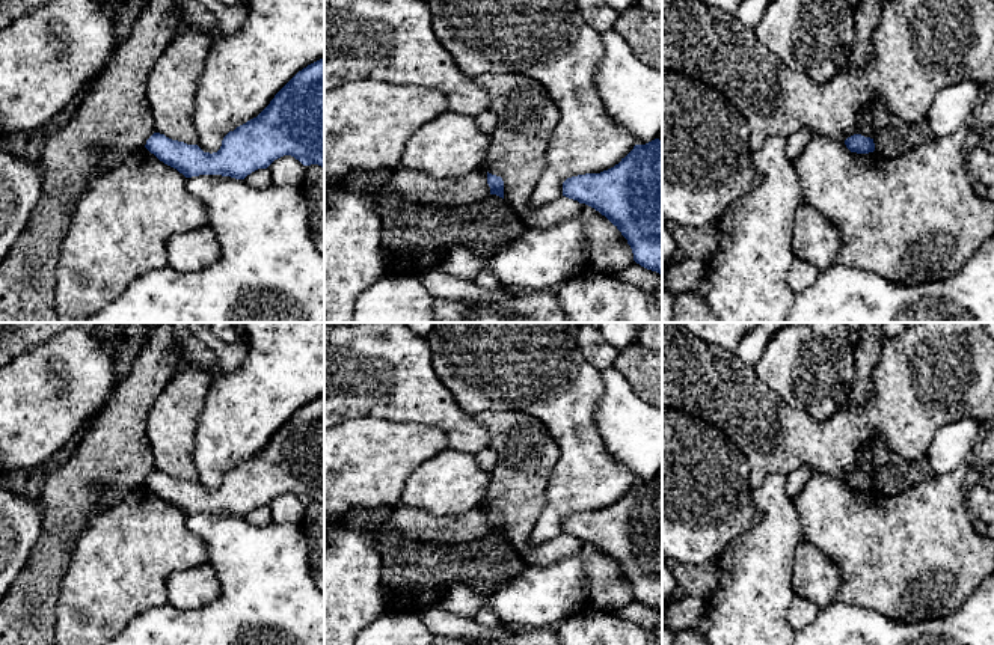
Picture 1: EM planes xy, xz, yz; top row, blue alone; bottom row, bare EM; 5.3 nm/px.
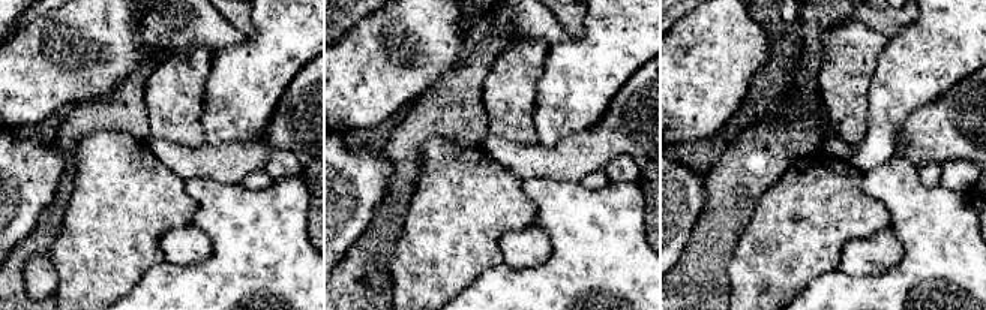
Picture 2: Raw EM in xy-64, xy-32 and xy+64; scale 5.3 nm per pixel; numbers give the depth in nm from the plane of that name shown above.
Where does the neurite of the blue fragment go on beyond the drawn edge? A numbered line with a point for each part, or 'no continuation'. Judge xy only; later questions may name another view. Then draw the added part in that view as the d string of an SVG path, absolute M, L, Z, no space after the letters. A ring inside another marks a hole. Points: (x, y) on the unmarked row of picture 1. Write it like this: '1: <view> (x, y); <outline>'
no continuation

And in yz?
no continuation

